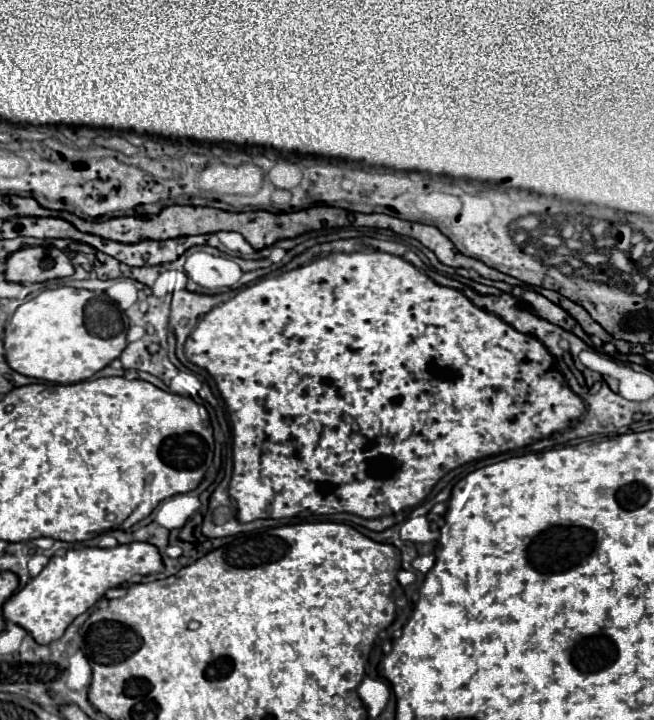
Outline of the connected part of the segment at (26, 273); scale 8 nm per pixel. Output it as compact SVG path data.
M55 247L19 249L7 259L5 279L9 283L43 283L73 275L71 259Z

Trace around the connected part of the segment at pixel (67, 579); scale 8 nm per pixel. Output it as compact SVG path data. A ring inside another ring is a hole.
M127 543L113 549L71 549L65 555L51 557L37 577L33 577L21 591L13 593L3 605L3 617L31 633L39 645L47 645L57 641L69 623L93 607L107 589L127 583L133 575L159 571L163 571L163 561L157 547L151 543Z

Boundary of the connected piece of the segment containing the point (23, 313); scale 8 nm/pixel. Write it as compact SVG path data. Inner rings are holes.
M73 287L43 291L19 305L5 325L5 359L13 371L43 381L79 383L91 379L127 347L127 333L115 333L115 323L109 325L109 319L113 319L113 307L99 293Z

